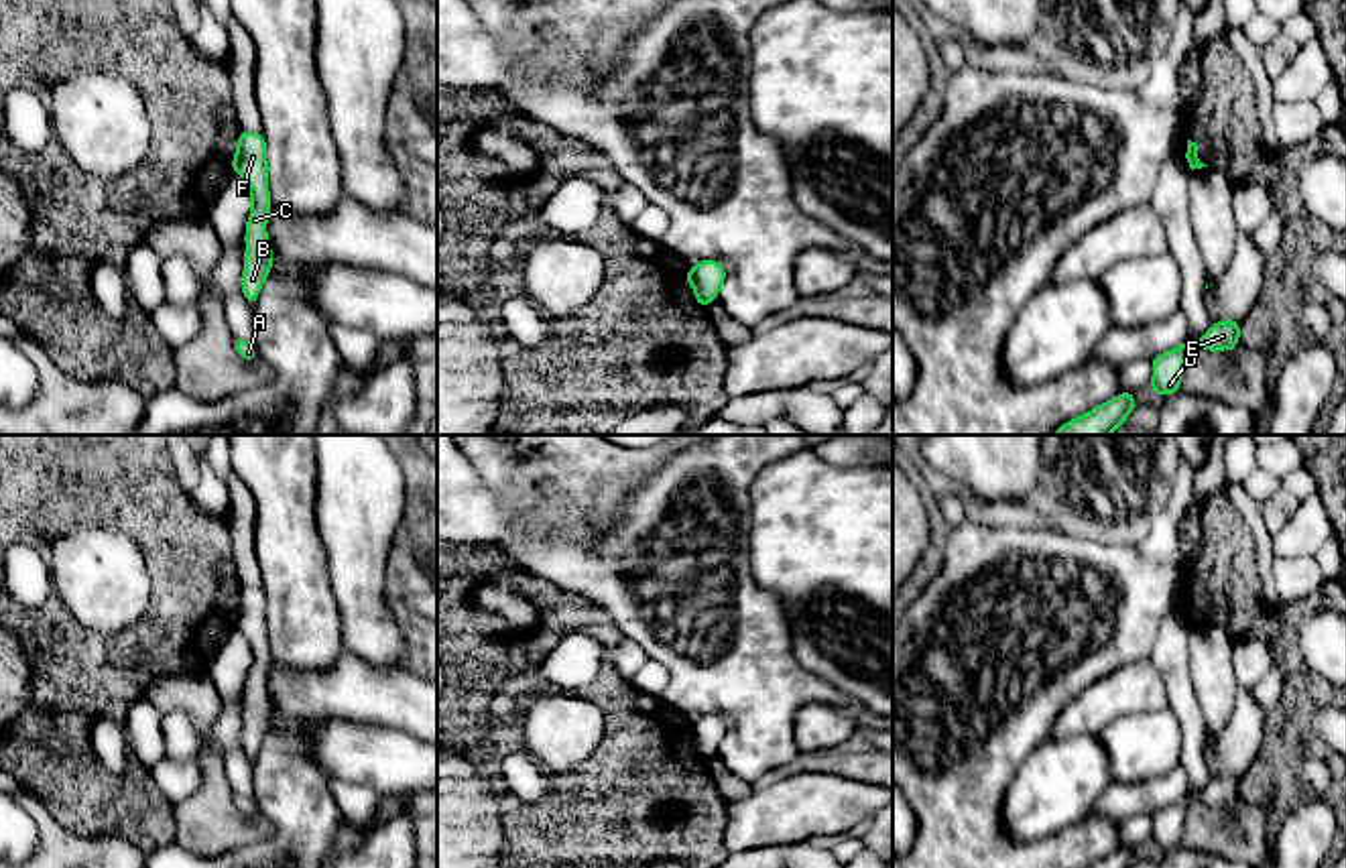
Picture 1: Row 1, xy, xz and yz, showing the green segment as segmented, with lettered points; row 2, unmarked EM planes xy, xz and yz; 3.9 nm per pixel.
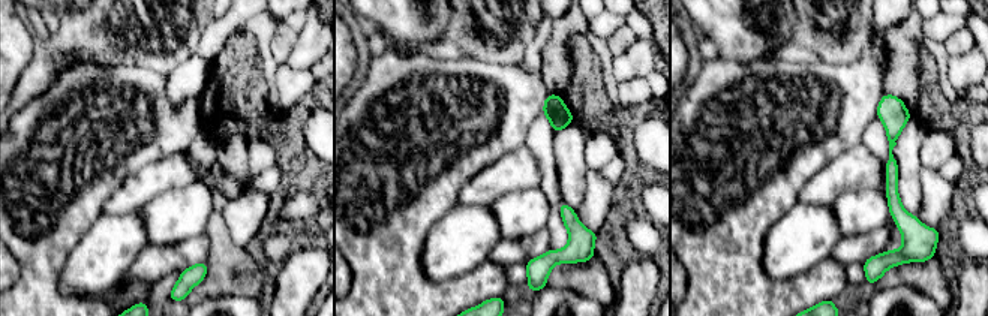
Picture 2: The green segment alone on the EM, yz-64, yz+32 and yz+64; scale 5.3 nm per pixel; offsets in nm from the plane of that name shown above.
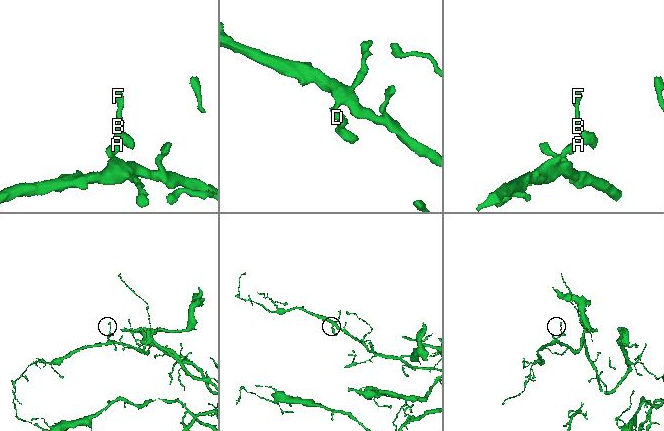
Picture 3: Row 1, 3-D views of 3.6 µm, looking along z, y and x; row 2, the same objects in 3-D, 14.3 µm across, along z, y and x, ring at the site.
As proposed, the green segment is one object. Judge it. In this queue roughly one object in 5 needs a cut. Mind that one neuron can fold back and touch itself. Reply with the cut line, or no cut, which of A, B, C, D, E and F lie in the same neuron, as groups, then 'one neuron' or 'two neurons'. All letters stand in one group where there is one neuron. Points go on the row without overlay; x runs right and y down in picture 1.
no cut; A B C D E F; one neuron

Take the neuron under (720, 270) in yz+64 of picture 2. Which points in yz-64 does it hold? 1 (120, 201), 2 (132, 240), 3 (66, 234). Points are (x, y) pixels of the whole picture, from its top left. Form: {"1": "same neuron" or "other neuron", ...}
{"1": "other neuron", "2": "other neuron", "3": "same neuron"}

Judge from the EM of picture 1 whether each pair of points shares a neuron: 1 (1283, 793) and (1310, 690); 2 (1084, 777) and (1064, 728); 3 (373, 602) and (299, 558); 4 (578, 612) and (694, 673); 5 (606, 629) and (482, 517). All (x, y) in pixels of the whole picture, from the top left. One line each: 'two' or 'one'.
1: one
2: two
3: two
4: two
5: two

